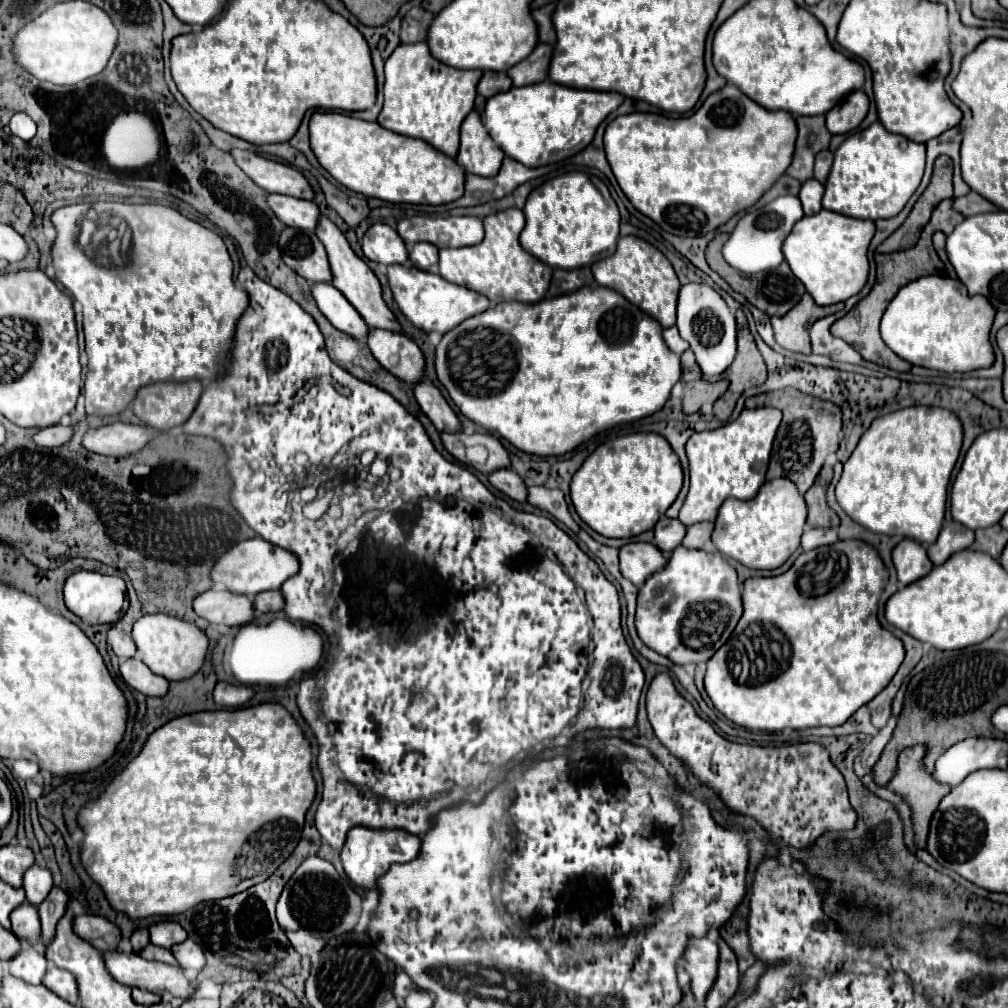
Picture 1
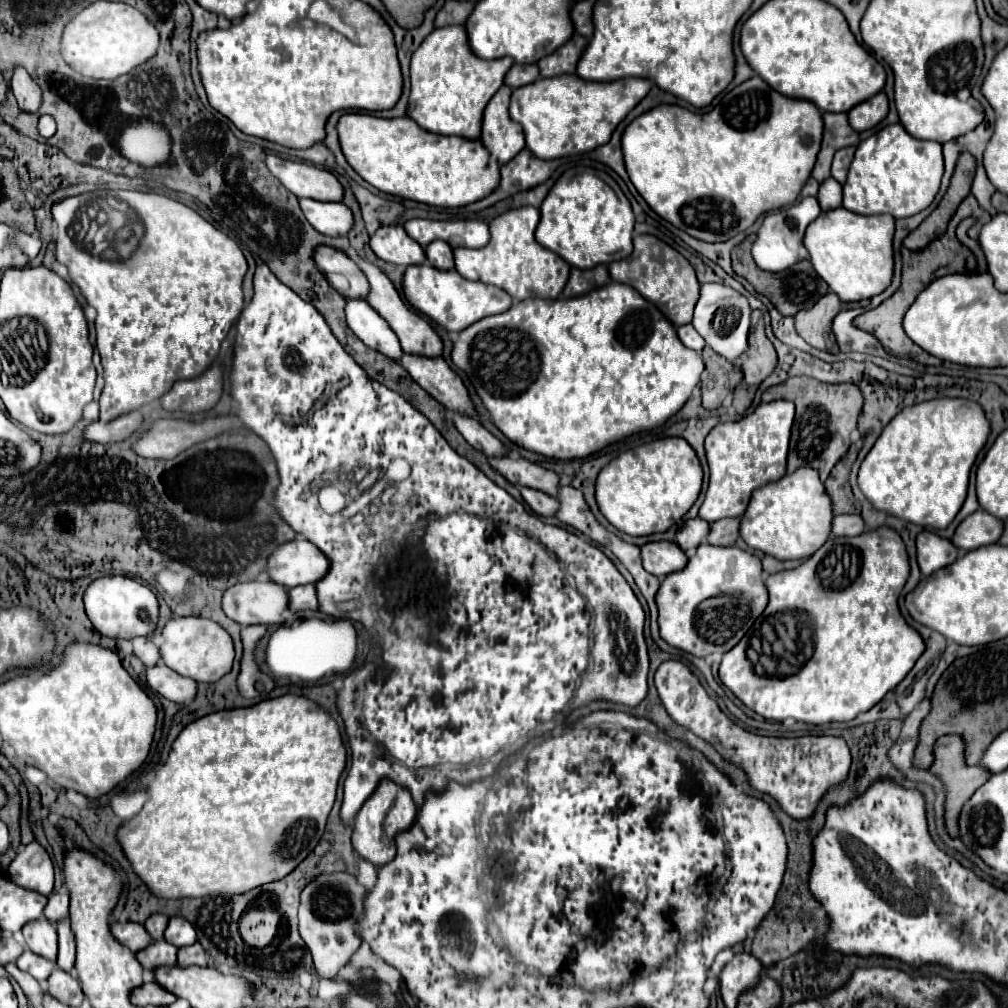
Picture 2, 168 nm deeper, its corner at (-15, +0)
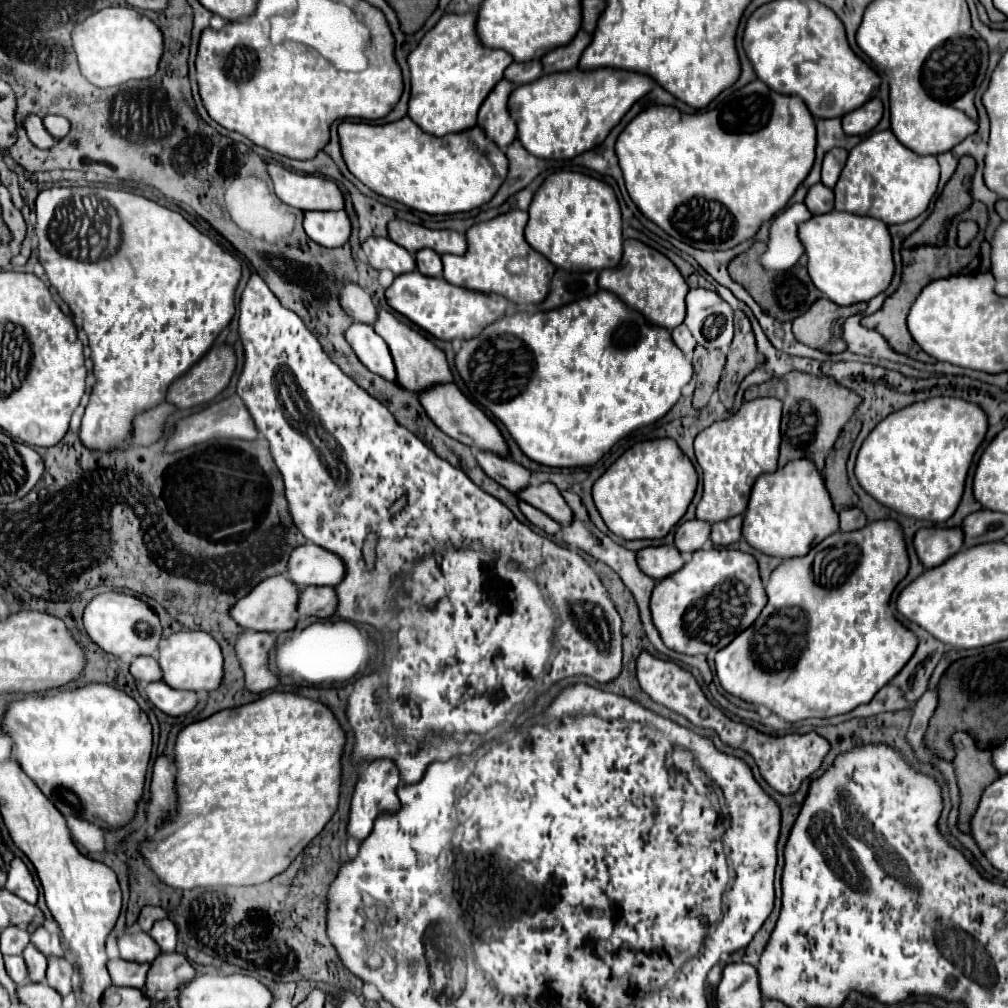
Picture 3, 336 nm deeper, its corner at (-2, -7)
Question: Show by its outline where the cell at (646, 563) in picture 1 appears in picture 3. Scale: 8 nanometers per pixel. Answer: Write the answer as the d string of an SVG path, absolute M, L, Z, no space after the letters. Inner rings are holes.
M674 544L652 546L638 552L638 566L654 580L662 580L684 566L684 558Z

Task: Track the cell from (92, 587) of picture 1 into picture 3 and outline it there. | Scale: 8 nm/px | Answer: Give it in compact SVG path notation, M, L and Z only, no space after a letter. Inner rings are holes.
M122 592L98 594L84 610L84 626L90 634L90 638L108 654L140 656L130 666L130 674L138 682L162 680L162 668L152 658L152 654L156 654L160 638L162 638L162 624L160 624L158 614L146 602L142 602L136 596L122 594Z

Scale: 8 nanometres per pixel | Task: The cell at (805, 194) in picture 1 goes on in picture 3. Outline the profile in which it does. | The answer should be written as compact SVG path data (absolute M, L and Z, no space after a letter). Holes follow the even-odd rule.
M818 182L808 190L804 204L810 208L812 214L832 212L832 208L834 208L834 192L830 188L826 188L822 182Z

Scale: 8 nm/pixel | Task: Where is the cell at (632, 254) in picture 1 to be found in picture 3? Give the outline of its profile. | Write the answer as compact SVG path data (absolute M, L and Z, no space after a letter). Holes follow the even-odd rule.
M624 240L624 256L620 264L616 268L602 270L598 286L602 290L614 292L628 308L642 312L652 324L672 330L684 322L686 314L684 298L688 294L686 280L664 254L642 244L640 240Z

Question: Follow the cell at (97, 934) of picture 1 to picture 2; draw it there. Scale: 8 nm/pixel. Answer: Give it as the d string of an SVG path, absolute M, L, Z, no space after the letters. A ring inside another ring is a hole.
M111 923L111 935L125 945L129 951L137 953L139 949L145 949L151 943L151 937L147 937L147 931L139 923Z

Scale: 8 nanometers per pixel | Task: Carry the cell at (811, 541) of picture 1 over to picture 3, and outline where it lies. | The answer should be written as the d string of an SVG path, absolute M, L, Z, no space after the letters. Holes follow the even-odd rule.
M858 506L840 512L840 530L842 532L852 532L852 530L864 528L866 522L868 522L868 518L866 518L866 514Z

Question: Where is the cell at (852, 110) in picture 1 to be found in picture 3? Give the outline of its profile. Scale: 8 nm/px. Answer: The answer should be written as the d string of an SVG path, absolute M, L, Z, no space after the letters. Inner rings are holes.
M872 98L862 108L856 108L854 112L848 112L842 118L842 128L846 134L866 134L870 132L882 118L884 106L880 98Z

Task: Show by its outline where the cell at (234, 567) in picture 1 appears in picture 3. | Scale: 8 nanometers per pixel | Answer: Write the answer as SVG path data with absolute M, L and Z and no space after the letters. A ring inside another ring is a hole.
M308 542L292 552L288 562L288 576L300 588L336 586L346 576L346 564L342 558L338 558L338 554Z

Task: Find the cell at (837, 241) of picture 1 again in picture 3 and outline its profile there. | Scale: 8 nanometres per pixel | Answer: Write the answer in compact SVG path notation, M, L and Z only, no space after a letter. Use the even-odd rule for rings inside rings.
M832 210L812 216L802 224L800 236L808 254L808 274L814 286L838 306L868 302L890 286L896 268L892 258L892 236L882 220Z

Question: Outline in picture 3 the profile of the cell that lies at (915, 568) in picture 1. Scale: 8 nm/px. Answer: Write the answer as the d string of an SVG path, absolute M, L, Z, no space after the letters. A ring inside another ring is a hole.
M960 526L956 528L920 528L914 538L916 552L926 568L934 568L946 562L964 546L964 532Z

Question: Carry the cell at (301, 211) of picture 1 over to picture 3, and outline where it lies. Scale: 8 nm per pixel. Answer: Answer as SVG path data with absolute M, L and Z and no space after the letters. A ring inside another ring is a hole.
M344 210L338 212L304 212L306 234L326 248L344 246L352 234L350 218Z

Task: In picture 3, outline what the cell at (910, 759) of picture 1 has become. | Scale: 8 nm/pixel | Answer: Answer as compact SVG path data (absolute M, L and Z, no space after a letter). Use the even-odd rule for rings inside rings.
M956 732L952 736L954 748L956 748L956 776L958 776L958 786L962 792L962 802L960 802L960 830L968 832L970 830L970 820L978 808L982 792L1000 776L998 770L992 764L992 752L990 750L980 750L976 746L974 736L968 732Z

